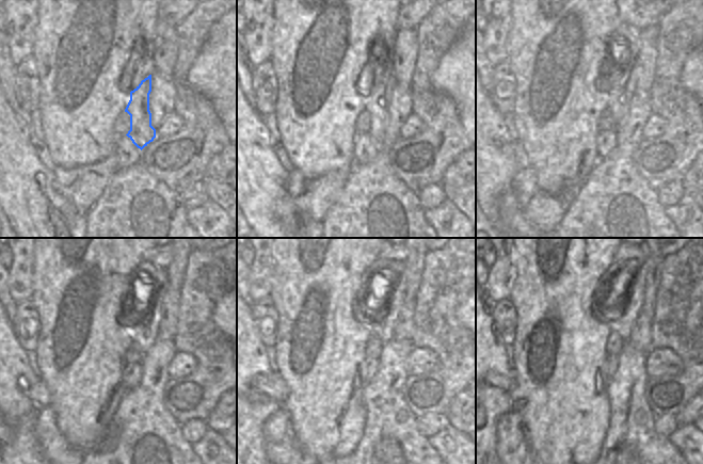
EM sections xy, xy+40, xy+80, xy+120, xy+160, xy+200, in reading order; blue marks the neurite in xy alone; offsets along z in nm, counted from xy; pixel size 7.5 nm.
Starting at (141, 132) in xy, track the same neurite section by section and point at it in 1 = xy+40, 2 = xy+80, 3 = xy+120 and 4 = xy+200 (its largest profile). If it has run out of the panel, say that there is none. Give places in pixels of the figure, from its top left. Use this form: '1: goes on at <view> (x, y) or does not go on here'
1: goes on at xy+40 (379, 98)
2: goes on at xy+80 (620, 96)
3: goes on at xy+120 (144, 334)
4: goes on at xy+200 (630, 306)

